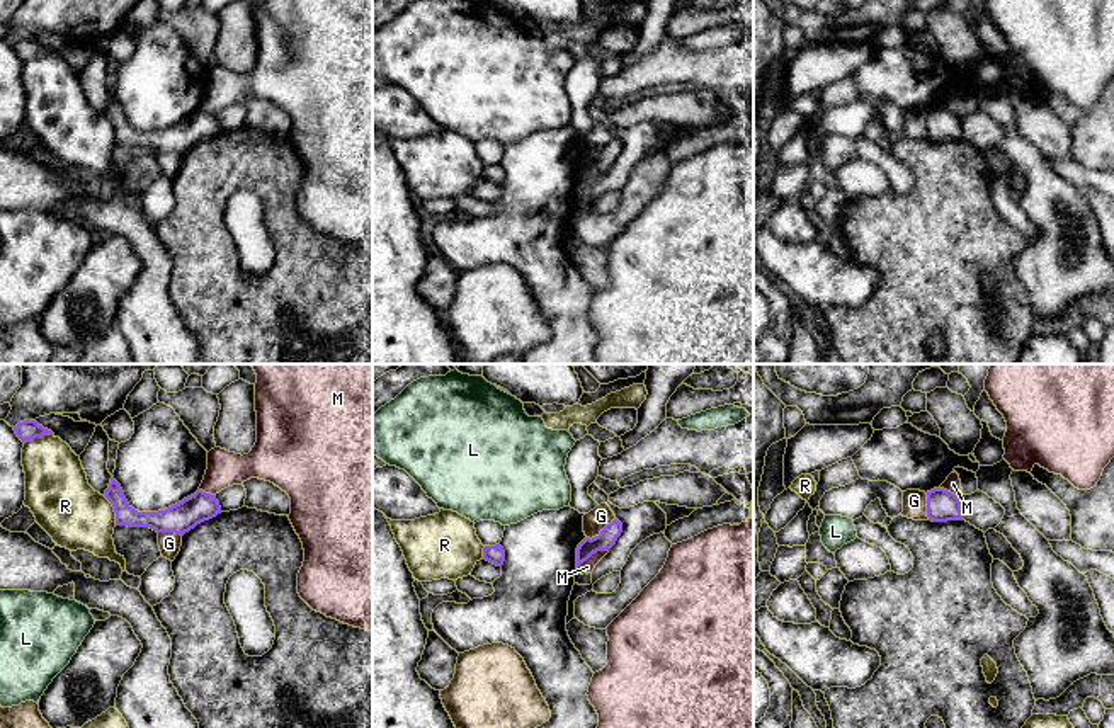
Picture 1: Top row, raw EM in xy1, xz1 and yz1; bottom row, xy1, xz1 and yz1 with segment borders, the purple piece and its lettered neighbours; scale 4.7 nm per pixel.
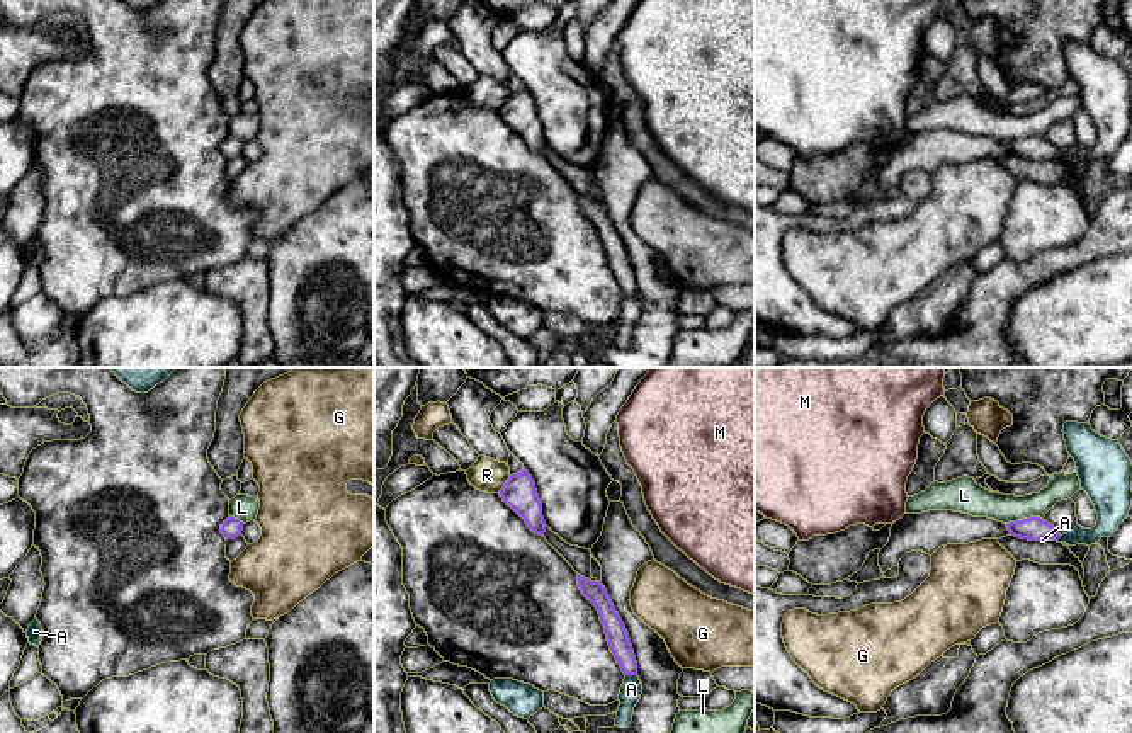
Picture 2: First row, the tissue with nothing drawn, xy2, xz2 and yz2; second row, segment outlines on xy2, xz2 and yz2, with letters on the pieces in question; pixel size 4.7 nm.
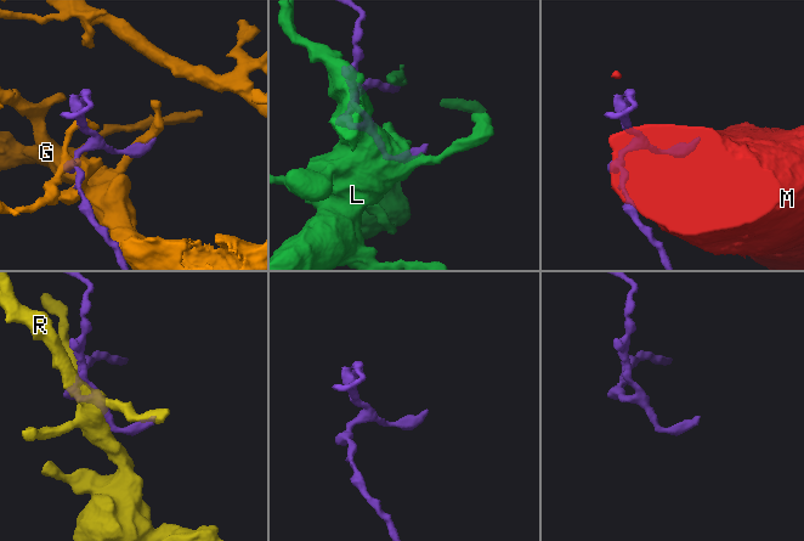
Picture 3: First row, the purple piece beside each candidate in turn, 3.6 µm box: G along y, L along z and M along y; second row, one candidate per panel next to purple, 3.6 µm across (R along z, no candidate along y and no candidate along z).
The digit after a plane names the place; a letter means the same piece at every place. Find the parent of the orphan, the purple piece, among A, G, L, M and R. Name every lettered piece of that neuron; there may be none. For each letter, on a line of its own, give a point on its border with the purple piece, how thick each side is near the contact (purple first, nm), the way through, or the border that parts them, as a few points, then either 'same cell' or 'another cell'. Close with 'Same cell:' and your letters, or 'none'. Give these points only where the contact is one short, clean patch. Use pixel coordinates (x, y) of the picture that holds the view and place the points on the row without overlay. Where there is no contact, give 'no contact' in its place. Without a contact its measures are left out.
A: xz2 (631, 293) | 110/100 nm | across xz2 (617, 255), (631, 293), (631, 308) | same cell
G: xz1 (601, 150) | 90/100 nm | another cell
L: yz2 (1024, 138) | 110/140 nm | another cell
M: xz1 (592, 172) | 90/60 nm | along xz1 (608, 169), (597, 169), (577, 187) | another cell
R: xy1 (38, 55) | 100/300 nm | another cell
Same cell: A

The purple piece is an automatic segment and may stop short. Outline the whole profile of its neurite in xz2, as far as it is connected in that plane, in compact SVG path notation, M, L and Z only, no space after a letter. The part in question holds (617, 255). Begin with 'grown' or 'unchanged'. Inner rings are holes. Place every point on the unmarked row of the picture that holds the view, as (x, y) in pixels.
grown; M578 194L578 206L581 213L597 226L600 240L605 247L610 270L625 293L619 313L620 325L617 328L615 345L627 347L632 340L634 327L642 313L642 303L637 296L637 281L629 259L629 252L602 201L591 201Z

